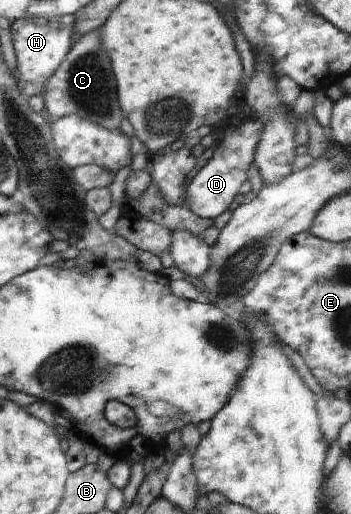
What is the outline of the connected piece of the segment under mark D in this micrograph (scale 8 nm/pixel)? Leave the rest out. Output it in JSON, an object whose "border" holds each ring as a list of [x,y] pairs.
{"border":[[[258,117],[250,118],[235,128],[233,133],[226,133],[215,146],[212,157],[202,167],[187,187],[187,199],[182,205],[199,217],[215,219],[231,205],[239,194],[242,183],[248,179],[247,172],[254,163],[256,147],[263,131],[263,121]]]}

